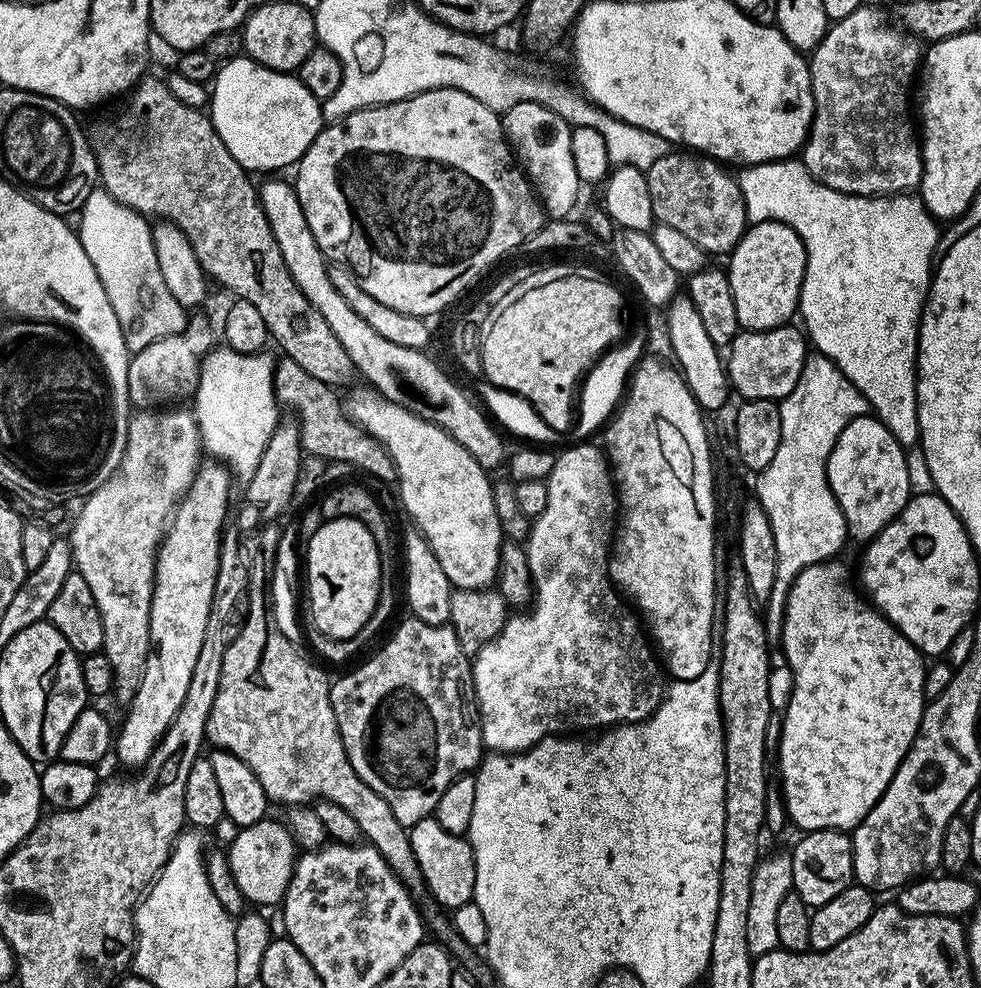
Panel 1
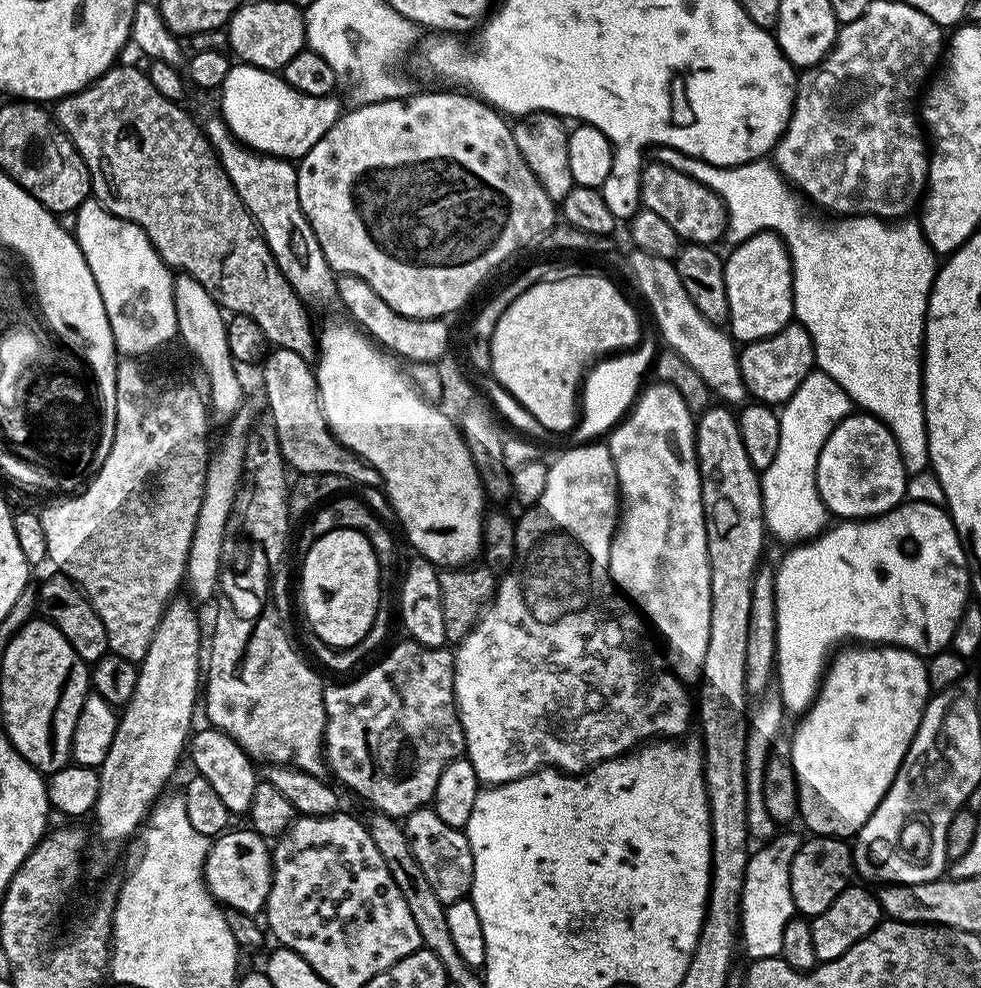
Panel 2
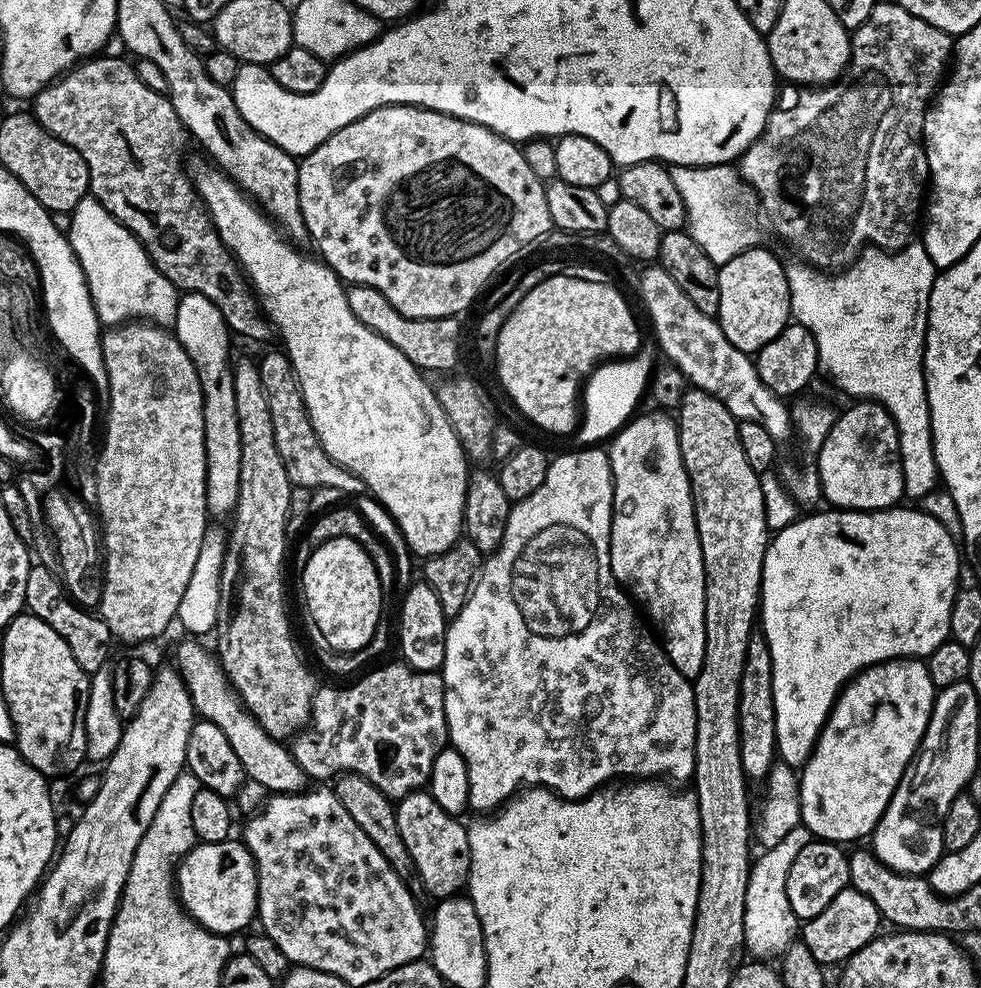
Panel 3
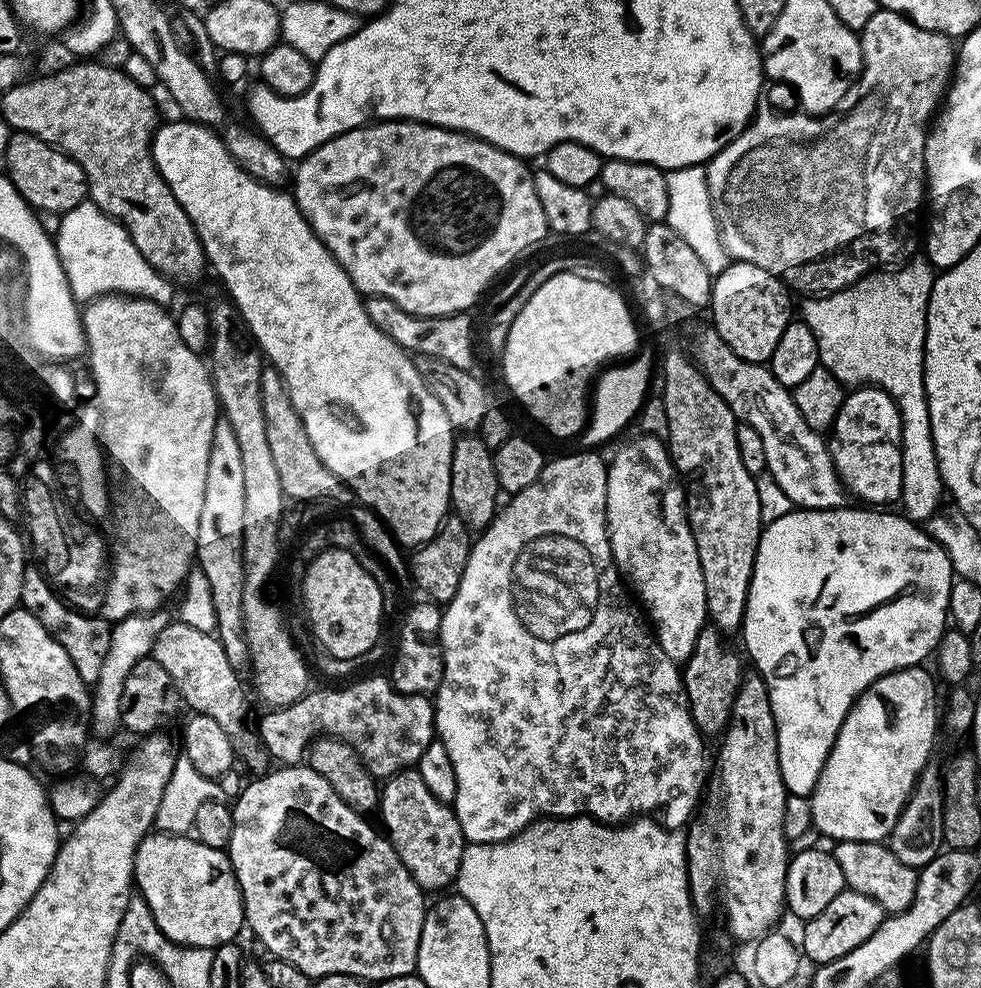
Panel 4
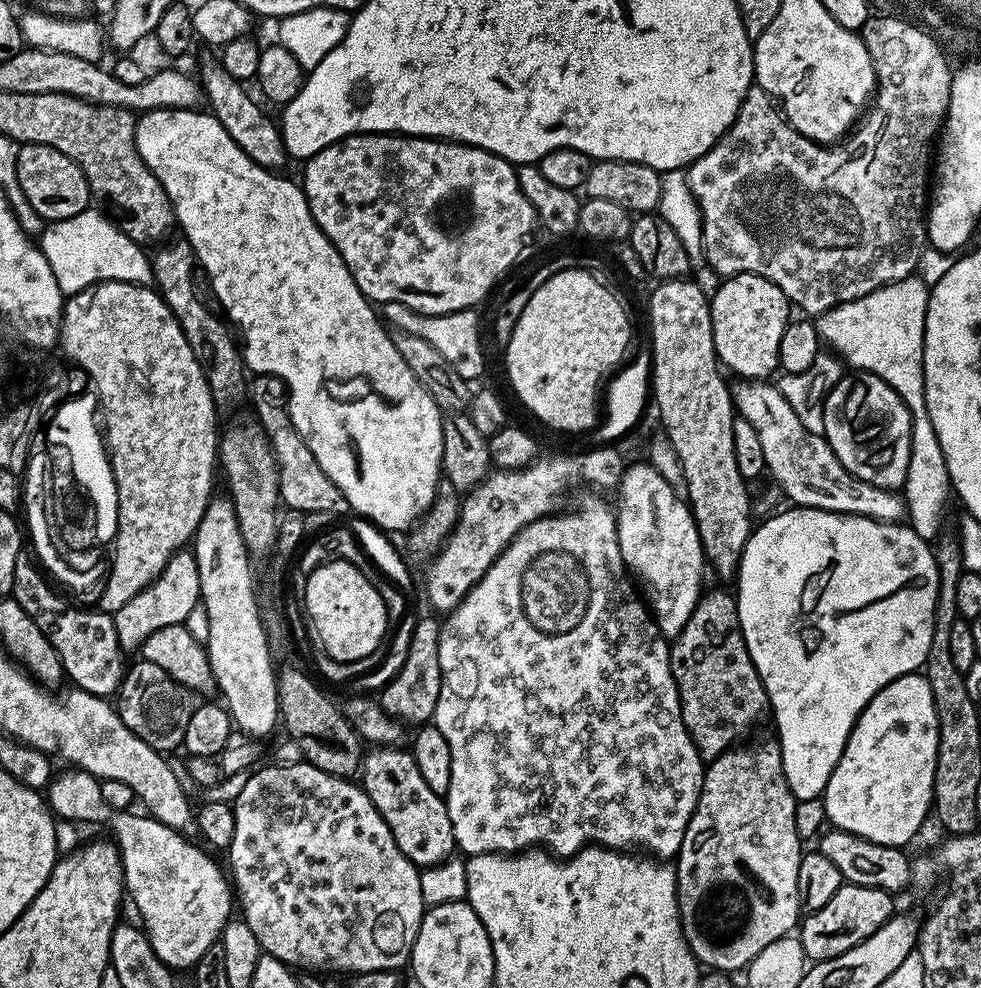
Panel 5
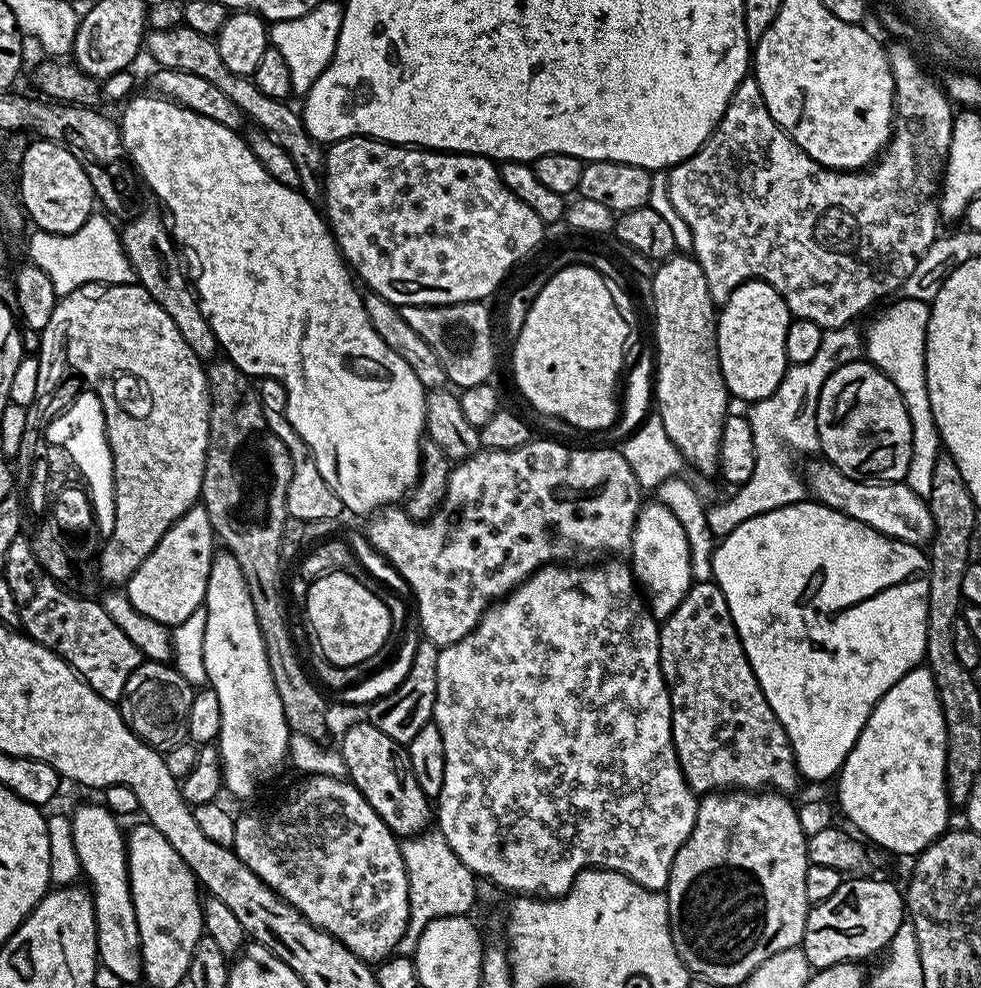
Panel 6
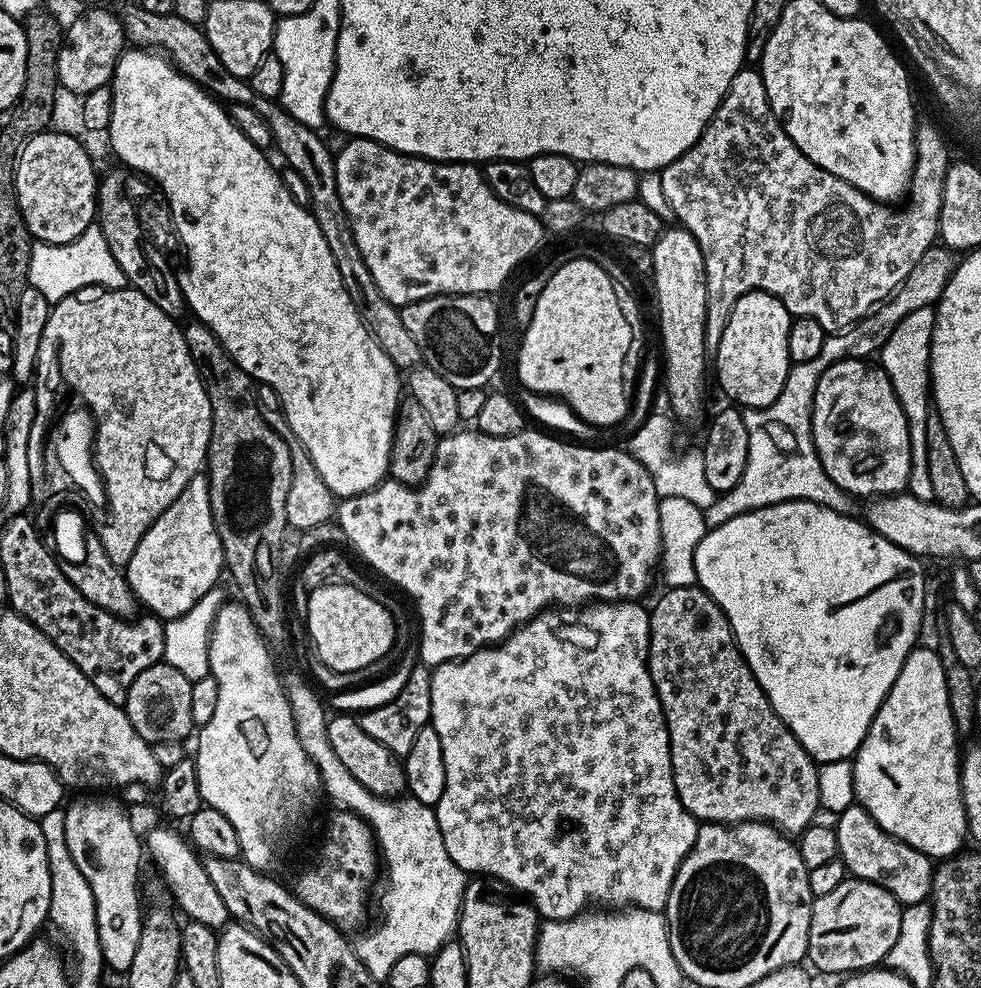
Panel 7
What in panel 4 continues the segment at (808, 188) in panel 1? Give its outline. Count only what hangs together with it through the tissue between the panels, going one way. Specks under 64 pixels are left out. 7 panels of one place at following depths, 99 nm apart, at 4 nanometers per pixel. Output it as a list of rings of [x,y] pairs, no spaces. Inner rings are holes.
[[[700,166],[674,168],[667,173],[667,178],[672,211],[669,212],[666,222],[671,228],[678,230],[680,237],[698,254],[702,266],[706,266],[708,273],[715,278],[728,268],[730,257],[720,241],[720,227],[712,209],[708,189],[708,173]],[[909,259],[907,263],[897,267],[895,270],[877,270],[865,276],[857,284],[851,284],[850,287],[843,288],[841,292],[829,292],[817,295],[815,298],[805,299],[808,301],[804,304],[802,319],[806,326],[810,326],[814,338],[818,342],[820,364],[826,370],[830,370],[830,374],[834,374],[834,378],[838,378],[841,384],[845,386],[856,386],[861,382],[871,382],[875,387],[881,388],[886,394],[890,394],[890,398],[900,408],[900,421],[902,422],[902,430],[904,431],[904,446],[902,448],[902,490],[900,491],[899,503],[901,505],[904,504],[902,512],[908,519],[917,522],[926,522],[933,514],[940,511],[942,507],[940,499],[946,496],[946,489],[944,487],[944,479],[940,477],[940,471],[938,470],[938,458],[936,457],[934,438],[930,430],[930,410],[928,409],[928,399],[926,398],[926,390],[924,389],[924,343],[926,342],[926,322],[928,321],[928,299],[930,298],[930,290],[932,289],[934,269],[928,263],[927,259],[916,259]]]

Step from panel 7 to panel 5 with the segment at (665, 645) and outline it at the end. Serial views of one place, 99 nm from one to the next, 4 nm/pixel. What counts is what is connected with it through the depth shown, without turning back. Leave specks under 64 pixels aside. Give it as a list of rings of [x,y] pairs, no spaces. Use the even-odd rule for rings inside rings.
[[[712,588],[703,593],[690,622],[671,641],[670,670],[678,686],[682,722],[705,761],[718,759],[748,732],[756,716],[769,707],[764,683],[746,650],[742,626],[731,591]]]

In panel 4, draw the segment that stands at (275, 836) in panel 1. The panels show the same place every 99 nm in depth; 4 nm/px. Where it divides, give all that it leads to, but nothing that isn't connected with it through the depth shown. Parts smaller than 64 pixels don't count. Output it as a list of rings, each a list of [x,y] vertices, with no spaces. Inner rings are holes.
[[[156,830],[145,836],[136,851],[134,884],[142,898],[147,901],[148,909],[160,932],[175,944],[189,944],[192,948],[215,950],[221,944],[233,943],[240,927],[245,927],[244,903],[227,851],[206,846],[191,835],[172,836],[168,832]]]

